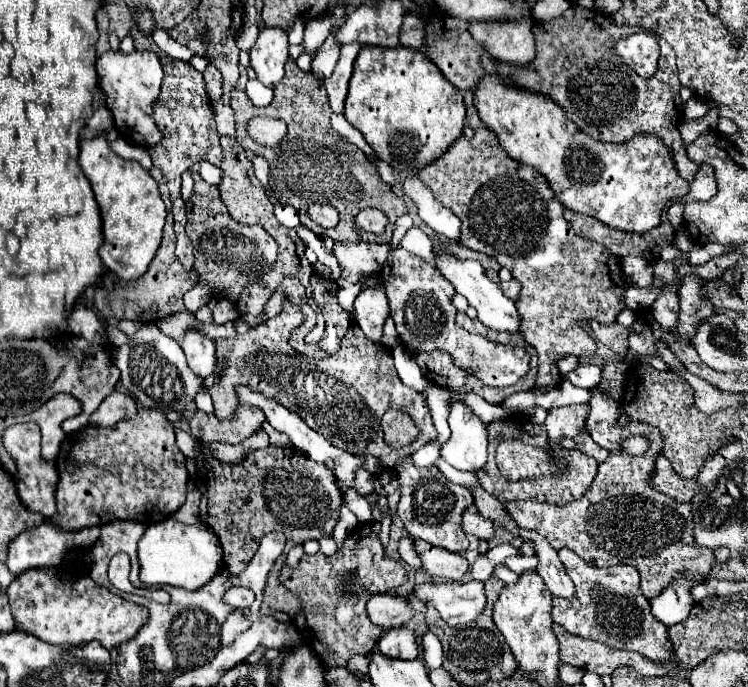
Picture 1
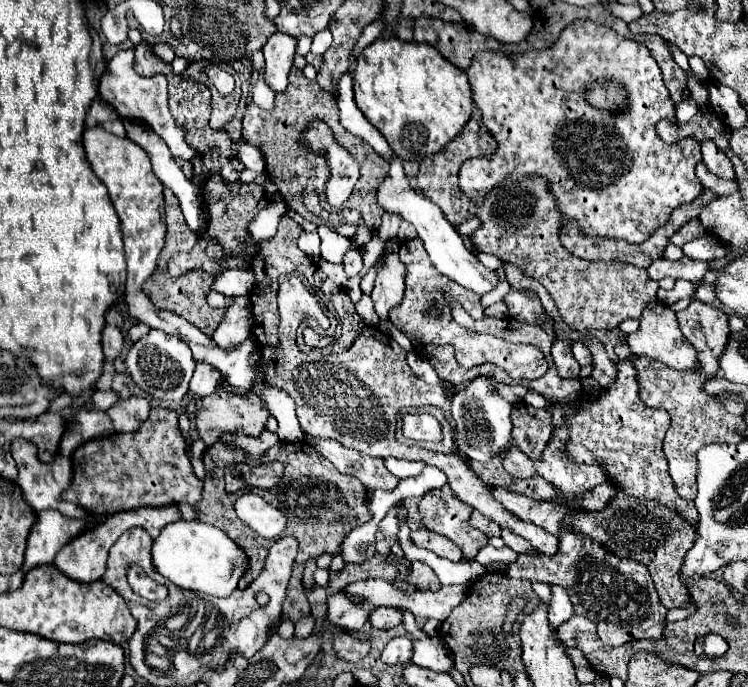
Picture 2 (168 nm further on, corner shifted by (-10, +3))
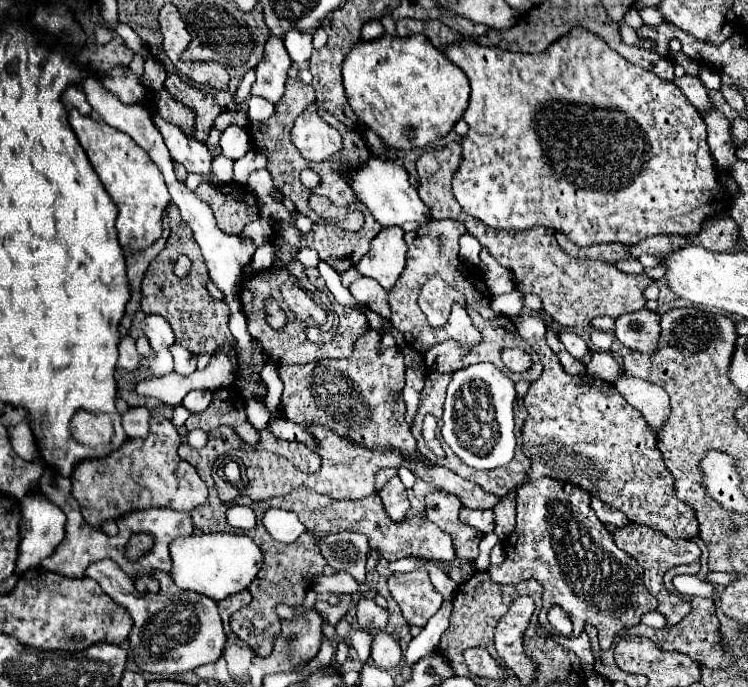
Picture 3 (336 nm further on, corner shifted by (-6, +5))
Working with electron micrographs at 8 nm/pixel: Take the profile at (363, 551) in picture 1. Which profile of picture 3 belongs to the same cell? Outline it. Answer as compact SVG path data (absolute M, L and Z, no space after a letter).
M393 477L383 485L383 489L377 493L383 501L383 509L391 517L391 521L403 521L409 511L409 499L405 493L405 485L399 477Z

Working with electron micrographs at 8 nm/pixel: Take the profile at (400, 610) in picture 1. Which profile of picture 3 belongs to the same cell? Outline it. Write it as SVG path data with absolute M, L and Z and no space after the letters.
M361 597L357 601L357 623L361 629L385 629L389 621L389 611L379 607L373 599Z

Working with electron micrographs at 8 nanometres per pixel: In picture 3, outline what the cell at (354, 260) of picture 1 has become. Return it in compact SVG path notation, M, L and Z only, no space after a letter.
M361 277L361 279L355 279L349 287L351 295L365 303L367 307L371 307L375 313L383 315L383 317L389 317L389 303L387 303L387 291L383 291L383 287L375 281L375 279L367 279L367 277Z

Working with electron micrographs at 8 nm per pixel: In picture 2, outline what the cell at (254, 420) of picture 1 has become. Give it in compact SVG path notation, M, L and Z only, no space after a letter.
M221 381L217 391L201 401L203 401L203 405L197 411L195 425L197 425L199 437L205 441L207 447L213 445L217 441L217 437L221 437L223 433L243 433L247 437L259 437L269 419L267 409L263 407L263 403L257 399L255 393L239 395L233 391L233 387L227 381Z

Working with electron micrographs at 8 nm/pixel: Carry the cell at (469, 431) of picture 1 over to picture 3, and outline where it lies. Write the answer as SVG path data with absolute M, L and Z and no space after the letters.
M477 363L455 371L447 387L443 413L443 439L473 469L497 469L513 459L513 401L517 399L515 383L493 363Z

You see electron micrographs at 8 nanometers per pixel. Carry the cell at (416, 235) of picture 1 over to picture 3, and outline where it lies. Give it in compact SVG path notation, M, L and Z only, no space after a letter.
M301 249L299 253L297 253L297 257L299 257L299 261L305 265L305 267L317 267L319 265L319 253L315 251L315 249Z

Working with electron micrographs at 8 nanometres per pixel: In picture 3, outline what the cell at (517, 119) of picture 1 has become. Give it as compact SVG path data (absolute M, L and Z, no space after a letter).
M577 25L571 33L565 33L553 41L541 53L513 53L499 47L483 47L473 41L461 41L447 51L447 57L459 65L471 81L471 99L463 119L469 123L469 133L461 139L463 143L463 163L453 175L453 195L459 205L473 217L481 219L495 229L531 229L535 225L559 231L567 235L577 245L595 245L595 243L627 243L635 245L649 235L673 233L673 235L695 235L703 221L711 217L717 209L727 209L731 197L723 193L717 181L717 169L711 161L707 143L705 143L705 121L693 105L683 97L681 89L659 79L655 73L641 69L635 63L629 63L617 51L613 51L597 33Z

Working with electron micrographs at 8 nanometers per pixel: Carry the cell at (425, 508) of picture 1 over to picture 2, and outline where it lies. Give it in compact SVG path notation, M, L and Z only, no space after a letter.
M449 485L427 493L419 503L419 511L425 527L449 537L463 551L465 559L473 559L487 545L487 537L469 523L471 507L457 499Z

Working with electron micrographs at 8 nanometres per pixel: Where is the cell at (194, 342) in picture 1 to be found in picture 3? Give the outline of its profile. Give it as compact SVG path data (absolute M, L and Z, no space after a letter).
M191 391L191 393L185 395L183 405L185 405L191 413L201 413L203 409L207 409L211 397L213 397L211 391Z

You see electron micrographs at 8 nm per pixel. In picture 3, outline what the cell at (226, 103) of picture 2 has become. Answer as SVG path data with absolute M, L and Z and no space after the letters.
M169 73L167 81L165 81L165 89L179 101L187 103L189 107L195 109L197 113L197 123L195 123L195 131L193 137L197 141L205 141L209 135L209 129L213 125L213 119L221 113L219 103L215 101L215 97L211 93L205 93L201 89L195 89L191 85L187 85L185 81L179 79L177 73Z

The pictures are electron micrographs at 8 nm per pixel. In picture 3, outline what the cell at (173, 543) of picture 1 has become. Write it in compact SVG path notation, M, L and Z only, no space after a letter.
M193 533L189 537L177 537L171 541L169 551L173 561L169 575L175 585L203 593L215 601L247 589L263 565L263 555L253 539L237 533Z

